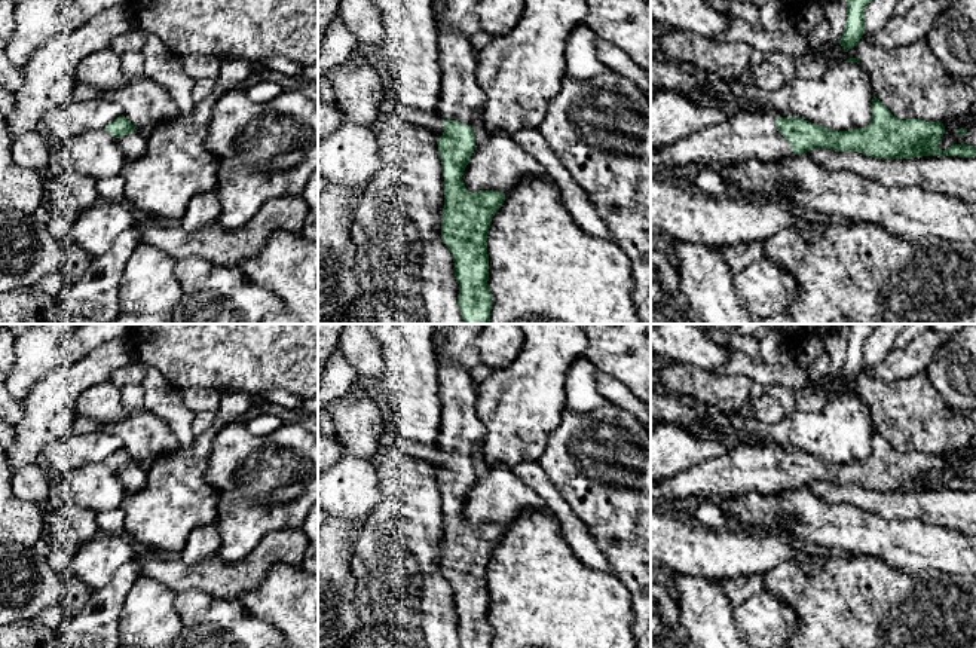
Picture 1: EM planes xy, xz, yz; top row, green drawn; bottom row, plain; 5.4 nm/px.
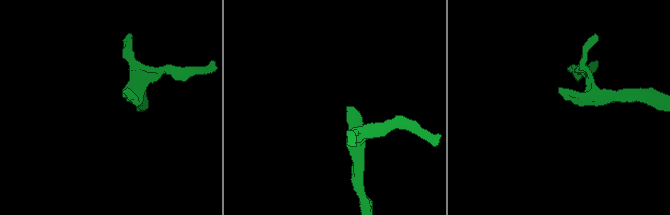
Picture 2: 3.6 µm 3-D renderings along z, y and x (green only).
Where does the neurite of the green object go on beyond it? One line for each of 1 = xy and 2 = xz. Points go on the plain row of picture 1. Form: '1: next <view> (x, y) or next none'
1: next xy (132, 479)
2: next xz (461, 431)

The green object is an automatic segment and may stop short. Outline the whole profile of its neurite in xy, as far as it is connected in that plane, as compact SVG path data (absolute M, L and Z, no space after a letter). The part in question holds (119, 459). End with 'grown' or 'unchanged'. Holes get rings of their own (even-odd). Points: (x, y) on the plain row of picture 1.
M123 447L108 456L105 464L116 471L125 492L135 492L144 487L147 468L138 465Z | grown

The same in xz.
M438 354L441 392L438 444L444 465L437 473L444 510L441 572L455 594L461 648L490 648L487 566L505 526L471 526L462 513L475 483L472 459L484 441L486 427L477 415L477 386L452 358Z | grown

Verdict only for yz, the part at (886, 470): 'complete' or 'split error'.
split error

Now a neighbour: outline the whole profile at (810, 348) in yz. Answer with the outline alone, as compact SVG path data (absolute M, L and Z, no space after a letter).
M811 334L801 342L799 351L796 354L796 363L810 369L813 361L823 354L824 354L824 346L822 336Z

